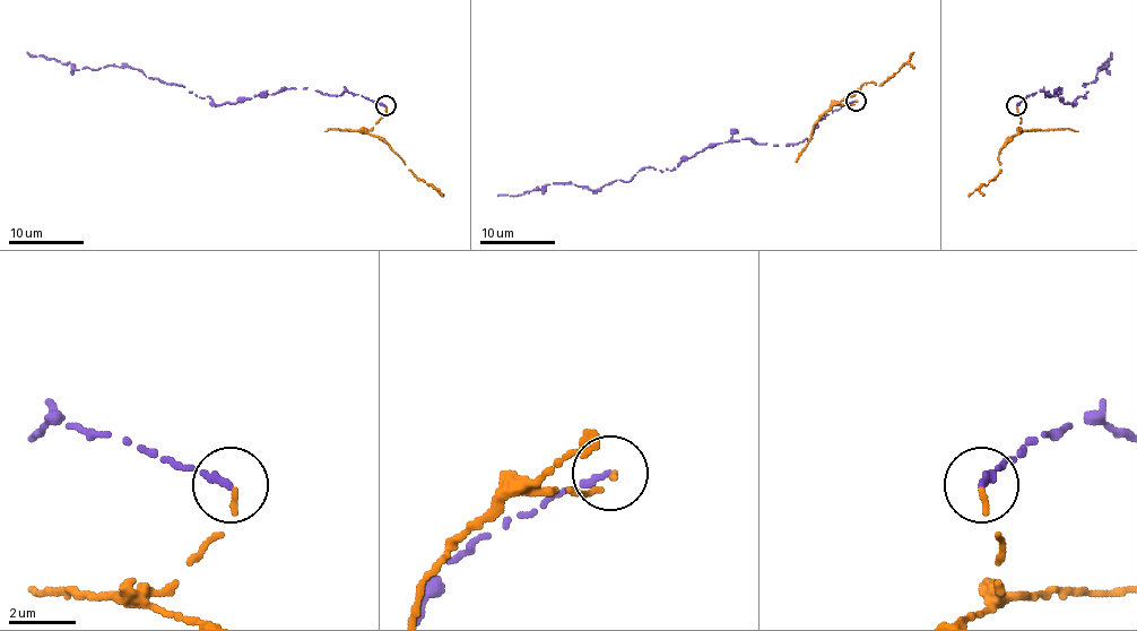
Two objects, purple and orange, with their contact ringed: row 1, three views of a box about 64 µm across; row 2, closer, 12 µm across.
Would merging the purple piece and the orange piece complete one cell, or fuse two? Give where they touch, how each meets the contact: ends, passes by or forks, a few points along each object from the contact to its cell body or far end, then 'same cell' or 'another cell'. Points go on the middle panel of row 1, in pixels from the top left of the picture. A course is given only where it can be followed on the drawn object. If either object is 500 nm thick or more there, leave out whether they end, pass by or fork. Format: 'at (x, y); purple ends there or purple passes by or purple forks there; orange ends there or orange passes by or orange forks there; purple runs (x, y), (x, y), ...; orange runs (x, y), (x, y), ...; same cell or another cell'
at (856, 101); purple ends there; orange ends there; purple runs (857, 100), (821, 119), (801, 141), (730, 139), (671, 170), (641, 167), (596, 190), (553, 183), (498, 196); orange runs (857, 100), (851, 105), (838, 104), (868, 83), (881, 85), (913, 53); another cell

